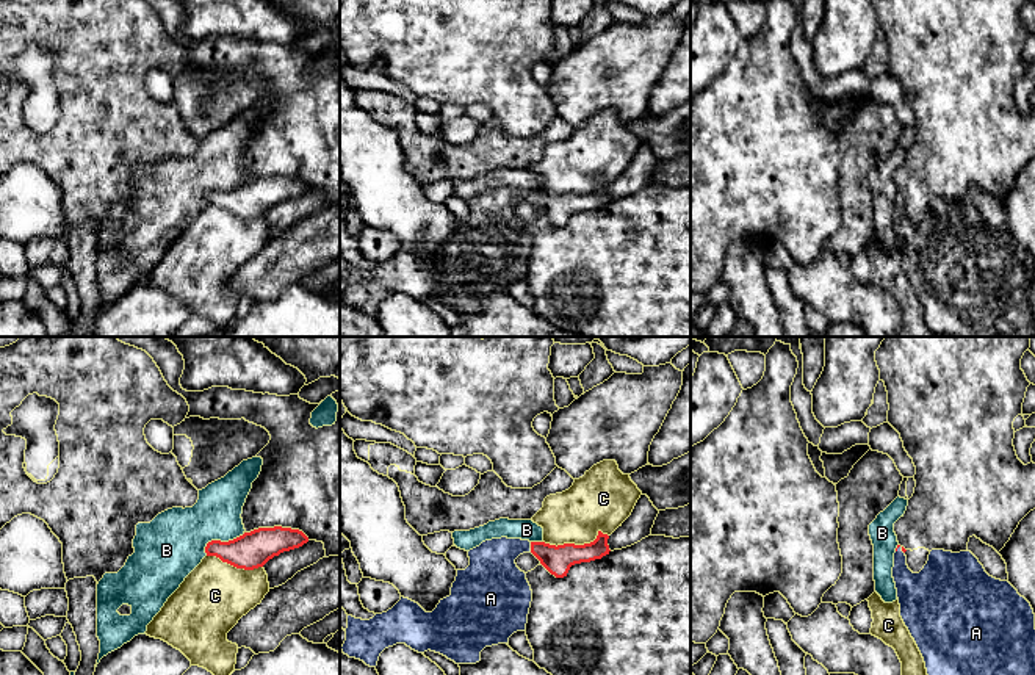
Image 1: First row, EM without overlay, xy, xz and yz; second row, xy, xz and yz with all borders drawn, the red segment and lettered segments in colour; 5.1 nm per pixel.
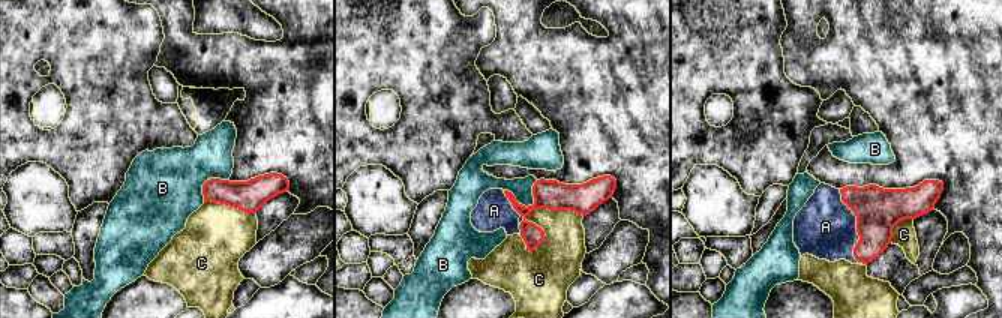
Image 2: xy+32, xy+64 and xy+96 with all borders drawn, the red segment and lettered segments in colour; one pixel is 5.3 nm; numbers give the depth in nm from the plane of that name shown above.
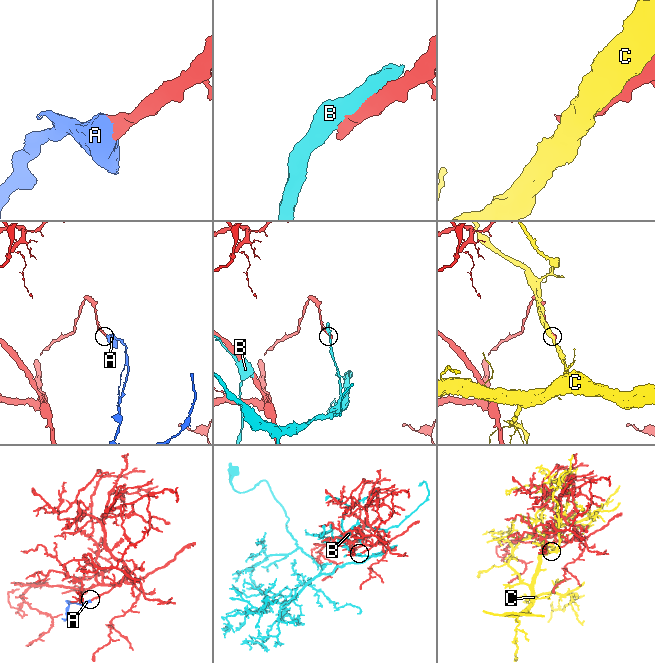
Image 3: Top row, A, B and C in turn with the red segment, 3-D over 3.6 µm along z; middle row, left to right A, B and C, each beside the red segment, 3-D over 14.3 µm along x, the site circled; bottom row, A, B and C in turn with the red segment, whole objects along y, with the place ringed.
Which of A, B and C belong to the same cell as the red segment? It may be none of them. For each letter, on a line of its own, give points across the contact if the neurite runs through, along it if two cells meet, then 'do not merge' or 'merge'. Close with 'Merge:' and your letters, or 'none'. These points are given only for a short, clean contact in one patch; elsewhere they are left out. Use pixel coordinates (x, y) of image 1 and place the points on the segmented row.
A: across xz (558, 559), (531, 547), (519, 547), (494, 578) | merge
B: do not merge
C: do not merge
Merge: A

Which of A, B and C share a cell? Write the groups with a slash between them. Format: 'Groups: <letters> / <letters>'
Groups: A / B / C

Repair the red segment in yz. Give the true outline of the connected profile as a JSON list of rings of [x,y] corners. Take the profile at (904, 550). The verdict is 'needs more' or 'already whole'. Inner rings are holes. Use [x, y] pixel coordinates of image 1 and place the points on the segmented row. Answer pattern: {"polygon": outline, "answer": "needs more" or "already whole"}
{"polygon": [[[897,545],[893,578],[900,617],[924,658],[927,675],[1035,675],[1035,614],[1008,581],[990,576],[971,551],[932,550],[924,569],[913,573],[905,551]]], "answer": "needs more"}

